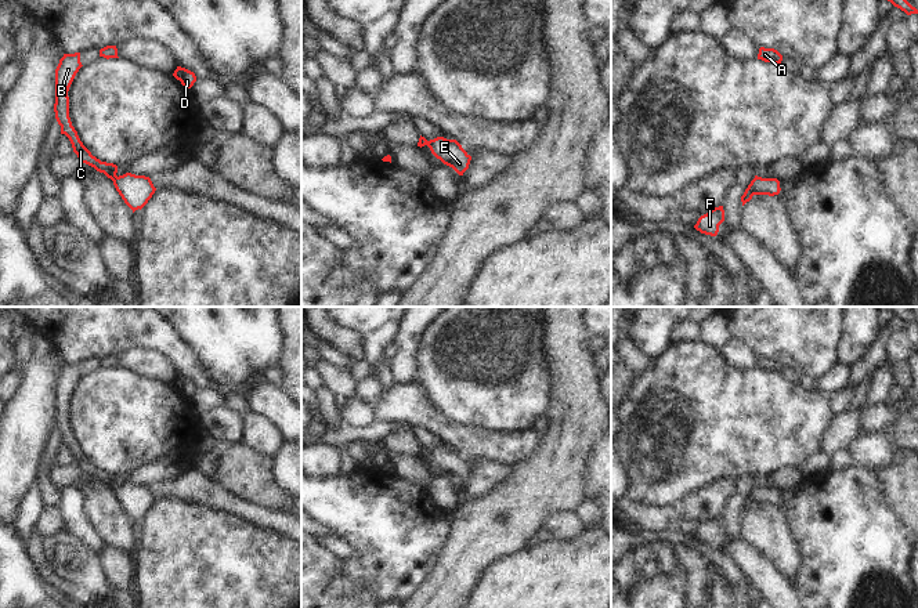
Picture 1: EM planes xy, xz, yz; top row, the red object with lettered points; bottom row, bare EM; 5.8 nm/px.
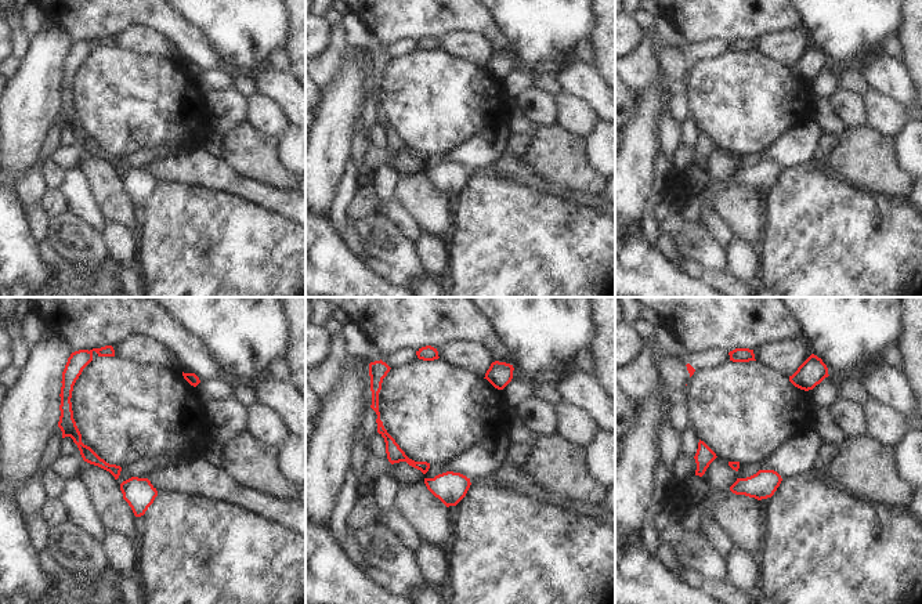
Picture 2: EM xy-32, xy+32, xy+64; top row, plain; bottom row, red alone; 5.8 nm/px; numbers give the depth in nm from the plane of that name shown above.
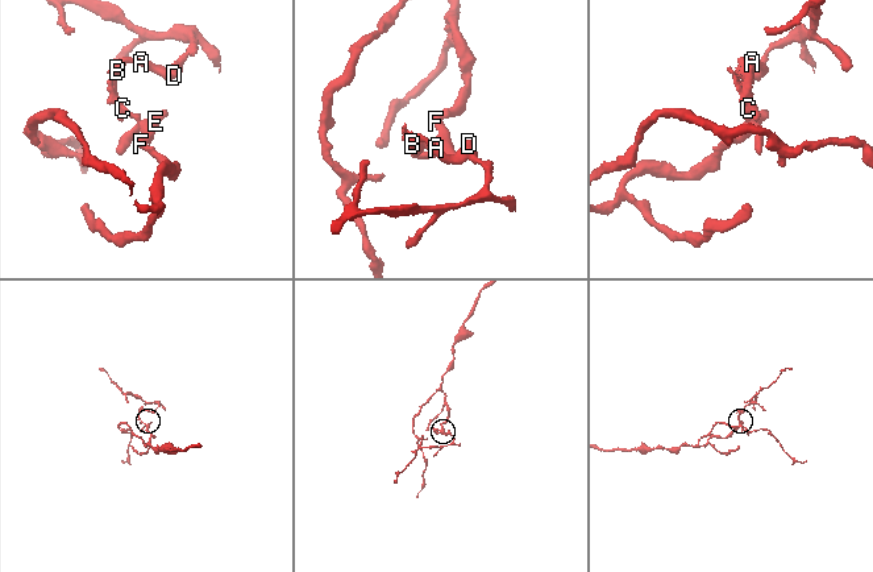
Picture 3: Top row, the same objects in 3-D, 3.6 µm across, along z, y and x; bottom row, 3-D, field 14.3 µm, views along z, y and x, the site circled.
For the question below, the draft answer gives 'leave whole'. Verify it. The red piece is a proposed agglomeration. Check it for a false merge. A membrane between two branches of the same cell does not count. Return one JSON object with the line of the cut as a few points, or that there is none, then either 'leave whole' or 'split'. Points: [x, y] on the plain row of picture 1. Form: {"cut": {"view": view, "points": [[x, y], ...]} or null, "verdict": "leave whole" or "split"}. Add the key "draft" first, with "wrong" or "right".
{"draft": "wrong", "cut": {"view": "xy", "points": [[118, 487], [112, 489]]}, "verdict": "split"}

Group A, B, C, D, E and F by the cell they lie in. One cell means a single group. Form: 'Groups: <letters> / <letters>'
Groups: A B C D / E F.

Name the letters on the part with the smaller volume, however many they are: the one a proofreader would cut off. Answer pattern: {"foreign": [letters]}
{"foreign": ["A", "B", "C", "D"]}

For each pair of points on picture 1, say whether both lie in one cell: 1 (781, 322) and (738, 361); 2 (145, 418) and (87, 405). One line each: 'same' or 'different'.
1: different
2: same

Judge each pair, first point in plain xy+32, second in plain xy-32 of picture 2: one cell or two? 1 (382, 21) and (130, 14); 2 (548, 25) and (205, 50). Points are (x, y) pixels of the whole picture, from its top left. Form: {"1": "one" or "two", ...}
{"1": "one", "2": "two"}

